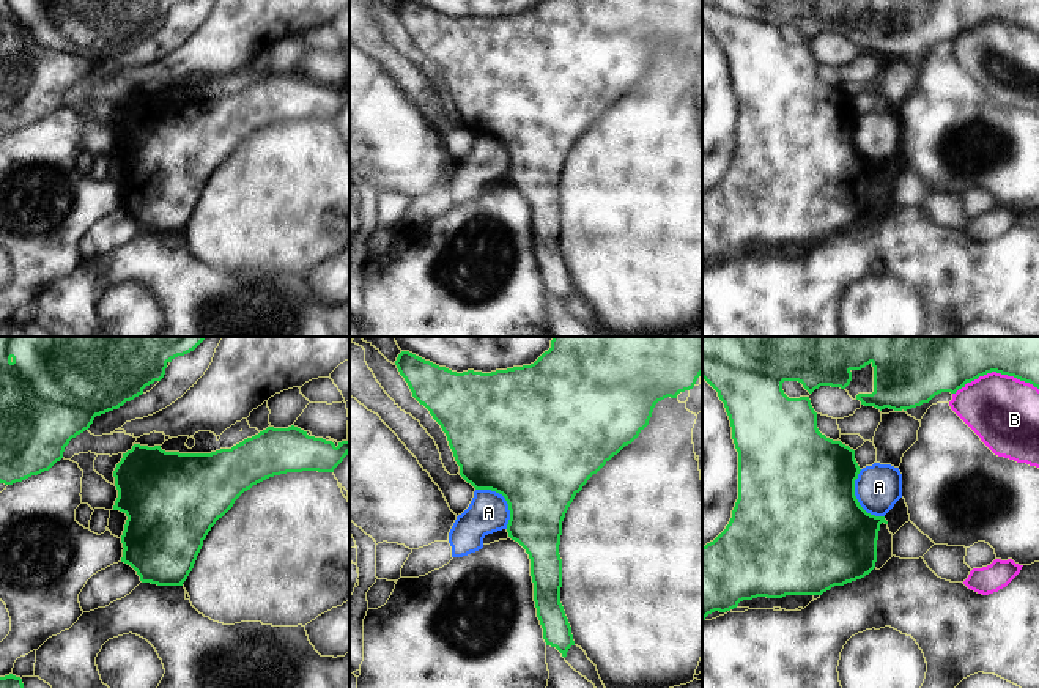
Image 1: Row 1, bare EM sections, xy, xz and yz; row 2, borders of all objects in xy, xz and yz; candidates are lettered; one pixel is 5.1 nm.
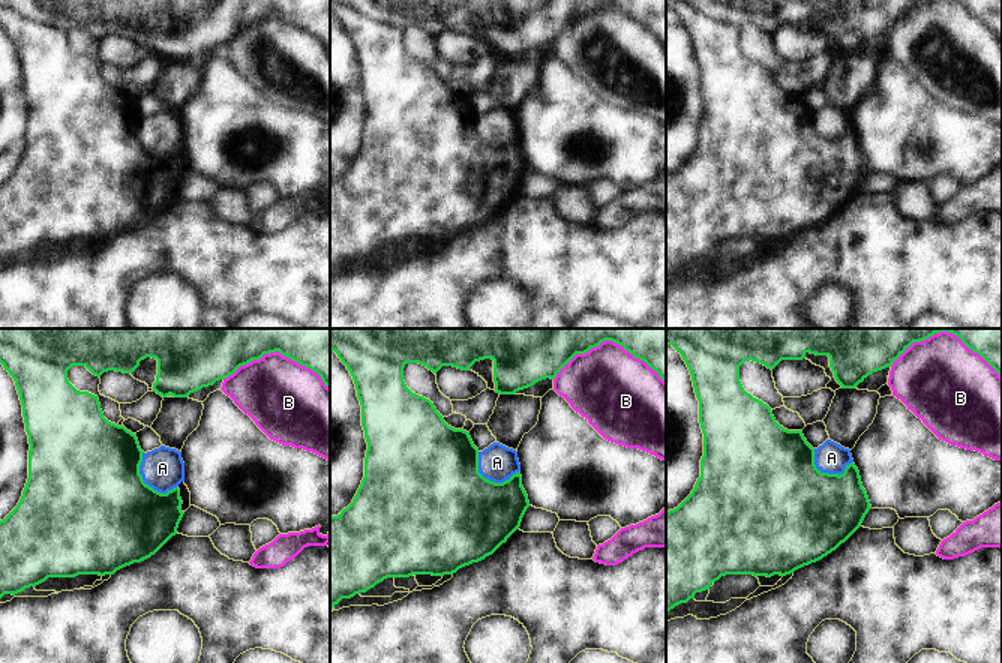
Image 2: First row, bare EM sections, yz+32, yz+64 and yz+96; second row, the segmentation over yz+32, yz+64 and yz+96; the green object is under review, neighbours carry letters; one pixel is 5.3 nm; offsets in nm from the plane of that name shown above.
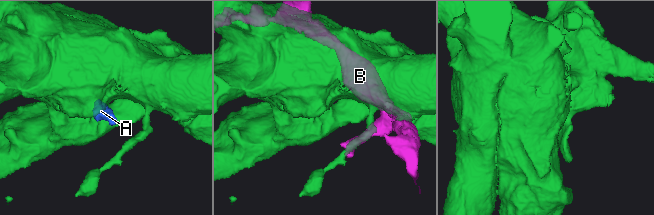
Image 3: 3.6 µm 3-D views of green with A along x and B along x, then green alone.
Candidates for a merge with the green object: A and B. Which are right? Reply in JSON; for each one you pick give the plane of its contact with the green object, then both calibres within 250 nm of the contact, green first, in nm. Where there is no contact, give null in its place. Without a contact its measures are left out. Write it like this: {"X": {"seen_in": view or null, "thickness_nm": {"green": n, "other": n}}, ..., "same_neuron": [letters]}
{"same_neuron": []}

